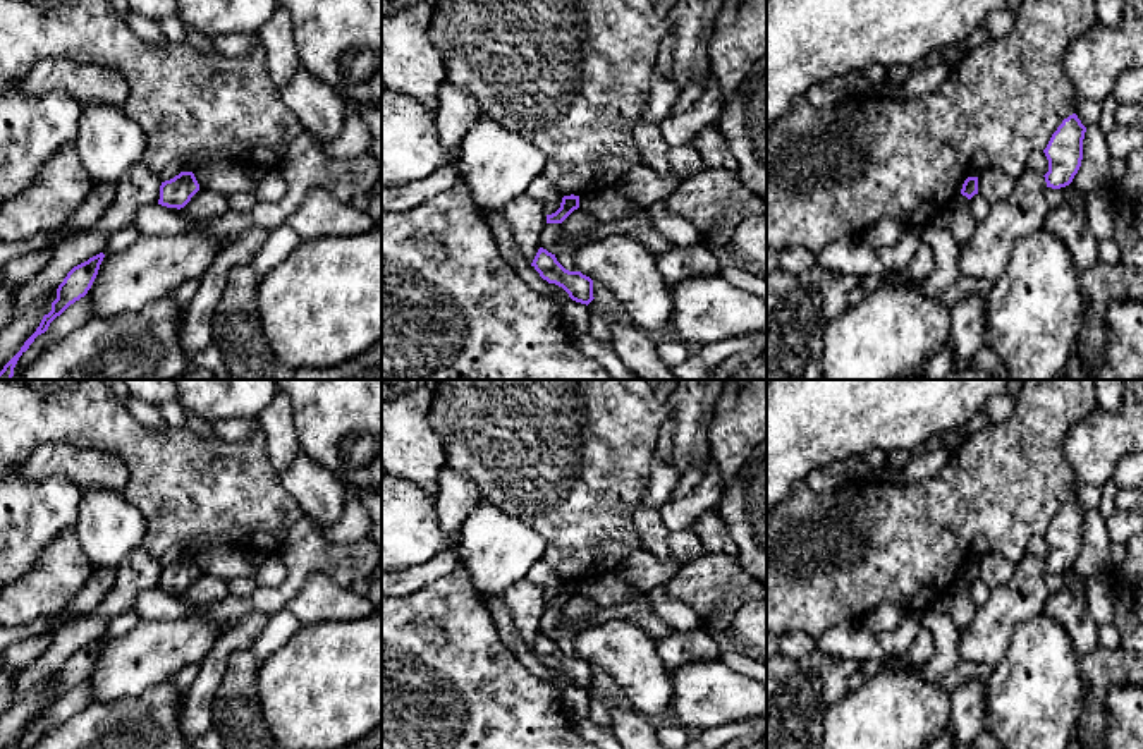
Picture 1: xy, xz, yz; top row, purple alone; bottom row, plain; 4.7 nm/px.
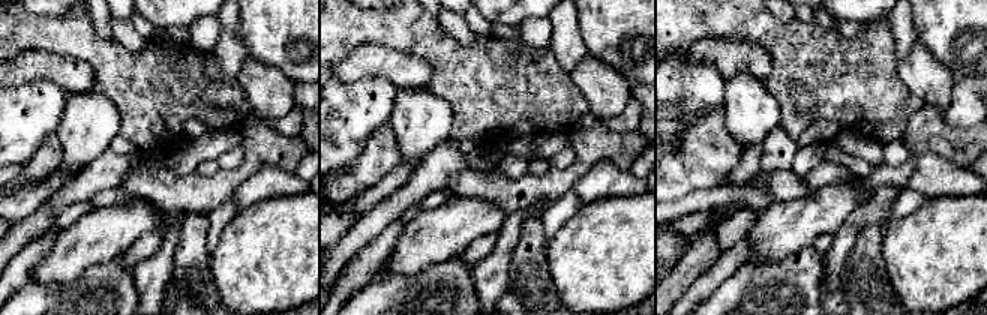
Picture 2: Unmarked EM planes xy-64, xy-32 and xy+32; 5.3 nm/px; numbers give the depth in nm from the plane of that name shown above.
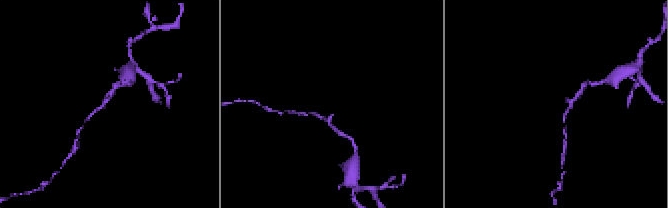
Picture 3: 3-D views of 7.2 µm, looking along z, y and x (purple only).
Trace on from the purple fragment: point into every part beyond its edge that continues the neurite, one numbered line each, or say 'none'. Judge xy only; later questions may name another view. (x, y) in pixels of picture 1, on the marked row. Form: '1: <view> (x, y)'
none

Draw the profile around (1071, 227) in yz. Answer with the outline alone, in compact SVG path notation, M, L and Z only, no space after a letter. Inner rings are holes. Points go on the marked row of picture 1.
M1067 203L1048 211L1043 228L1057 235L1069 249L1079 271L1091 270L1098 259L1098 239L1090 230L1086 213L1073 211Z

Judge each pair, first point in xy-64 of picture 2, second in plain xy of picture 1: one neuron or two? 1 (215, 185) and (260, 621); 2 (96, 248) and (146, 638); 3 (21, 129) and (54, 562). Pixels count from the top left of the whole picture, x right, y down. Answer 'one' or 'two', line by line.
1: two
2: one
3: two

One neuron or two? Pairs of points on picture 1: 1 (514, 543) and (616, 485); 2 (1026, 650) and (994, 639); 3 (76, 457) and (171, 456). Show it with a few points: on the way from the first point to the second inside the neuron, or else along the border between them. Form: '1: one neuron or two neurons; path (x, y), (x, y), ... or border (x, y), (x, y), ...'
1: two neurons; border (499, 509), (519, 517), (542, 540), (543, 557)
2: two neurons; border (1037, 615), (1016, 627), (1004, 657), (994, 667)
3: two neurons; border (79, 447), (116, 454), (128, 471), (124, 492)

